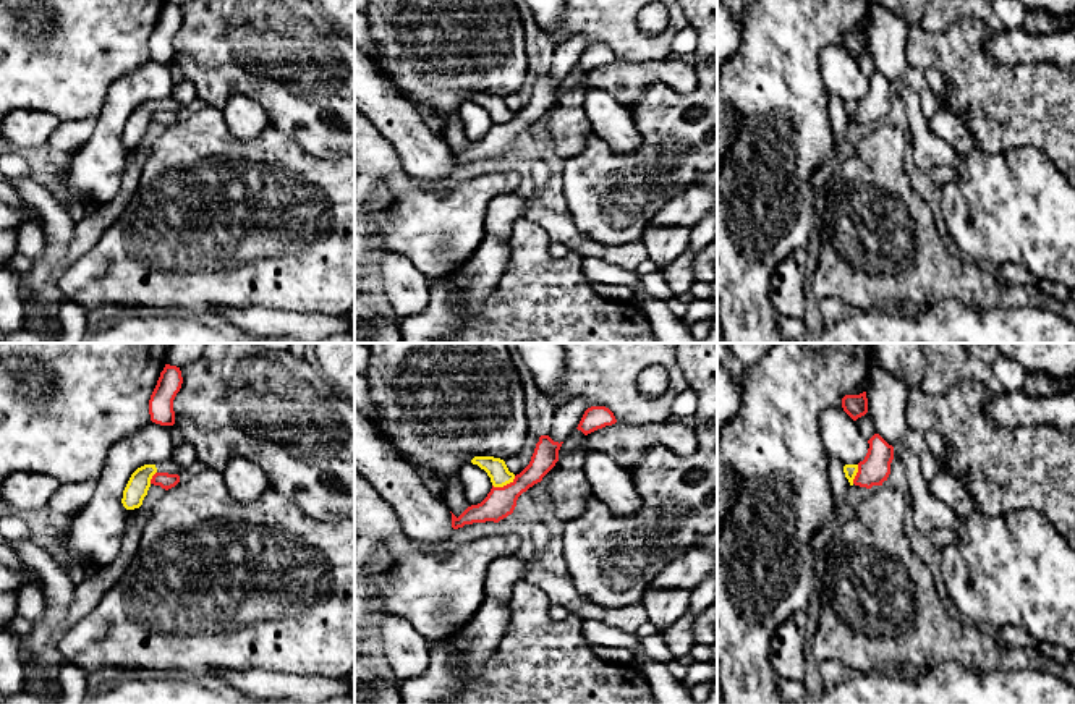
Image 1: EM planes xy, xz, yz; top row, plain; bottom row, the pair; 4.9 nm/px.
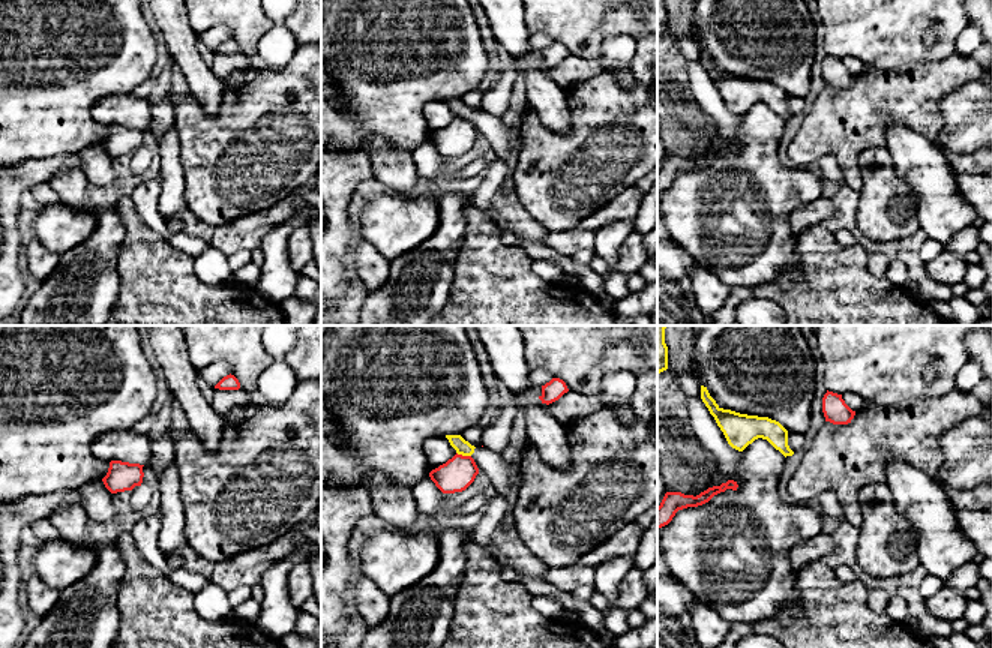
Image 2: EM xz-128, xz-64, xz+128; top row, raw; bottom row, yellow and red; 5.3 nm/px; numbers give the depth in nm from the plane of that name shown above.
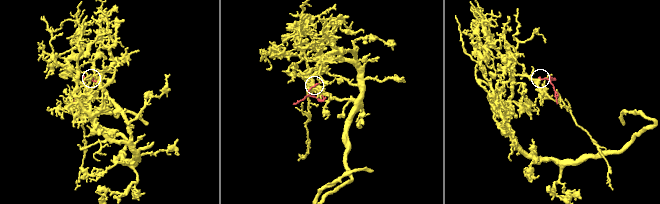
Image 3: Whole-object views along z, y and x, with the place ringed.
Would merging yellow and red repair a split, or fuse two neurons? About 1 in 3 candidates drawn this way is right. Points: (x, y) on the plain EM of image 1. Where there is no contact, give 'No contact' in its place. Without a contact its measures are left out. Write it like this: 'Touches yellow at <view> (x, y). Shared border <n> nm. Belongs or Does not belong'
Touches yellow at xz (504, 122). Shared border 130 nm. Does not belong

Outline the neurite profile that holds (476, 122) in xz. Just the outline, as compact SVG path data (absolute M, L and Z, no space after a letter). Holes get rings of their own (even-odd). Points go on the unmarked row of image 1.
M473 100L460 105L458 117L470 144L481 141L492 126L487 110Z

